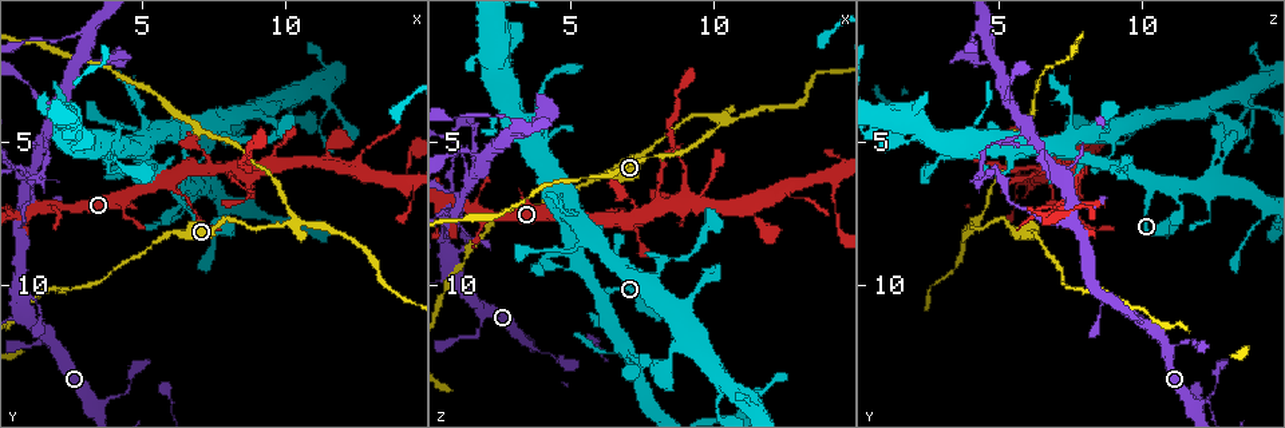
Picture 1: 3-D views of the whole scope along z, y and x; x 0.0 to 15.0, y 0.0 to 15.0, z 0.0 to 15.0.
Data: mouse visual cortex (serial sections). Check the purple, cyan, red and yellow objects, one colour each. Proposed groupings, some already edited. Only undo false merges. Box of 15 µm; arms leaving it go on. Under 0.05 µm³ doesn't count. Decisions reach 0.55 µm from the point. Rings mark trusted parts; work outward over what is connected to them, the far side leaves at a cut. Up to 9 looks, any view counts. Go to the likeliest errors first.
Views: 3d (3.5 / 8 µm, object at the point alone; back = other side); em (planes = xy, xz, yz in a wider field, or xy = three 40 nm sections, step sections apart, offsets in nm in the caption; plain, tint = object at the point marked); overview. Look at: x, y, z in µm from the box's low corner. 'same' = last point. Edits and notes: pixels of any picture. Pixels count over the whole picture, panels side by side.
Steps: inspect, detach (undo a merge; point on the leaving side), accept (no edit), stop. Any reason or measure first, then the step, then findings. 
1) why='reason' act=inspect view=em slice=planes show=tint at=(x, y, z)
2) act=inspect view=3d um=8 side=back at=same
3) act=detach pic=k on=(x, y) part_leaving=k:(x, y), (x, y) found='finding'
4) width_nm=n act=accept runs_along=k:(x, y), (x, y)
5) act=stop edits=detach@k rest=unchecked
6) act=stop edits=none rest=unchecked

act=inspect view=3d um=3.5 at=(10.4, 7.7, 4.2)

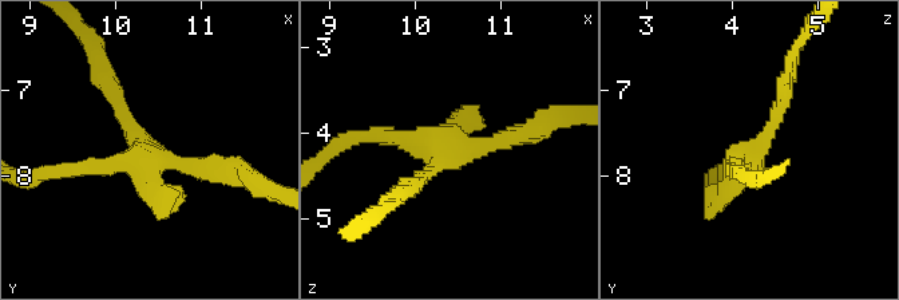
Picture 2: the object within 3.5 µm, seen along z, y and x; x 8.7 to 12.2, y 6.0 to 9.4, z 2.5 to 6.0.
why='need the tissue' act=inspect view=em slice=xy step=3 show=tint at=(10.30, 7.80, 4.15)

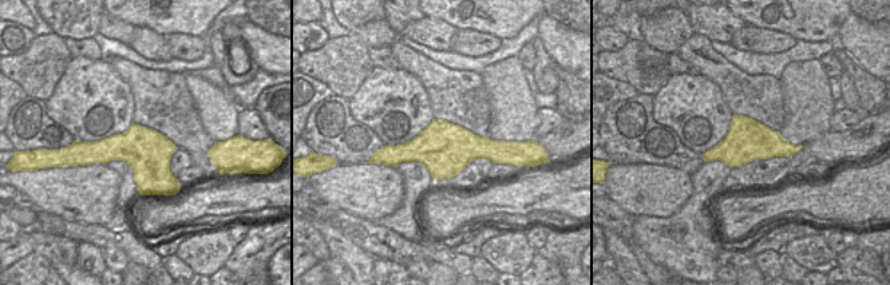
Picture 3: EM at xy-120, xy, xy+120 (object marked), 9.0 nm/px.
act=accept runs_along=2:(54, 170), (141, 158), (111, 85) found='all the same cell'

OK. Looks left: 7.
why='sudden change in width' act=inspect view=3d um=8 at=(8.1, 4.9, 9.4)

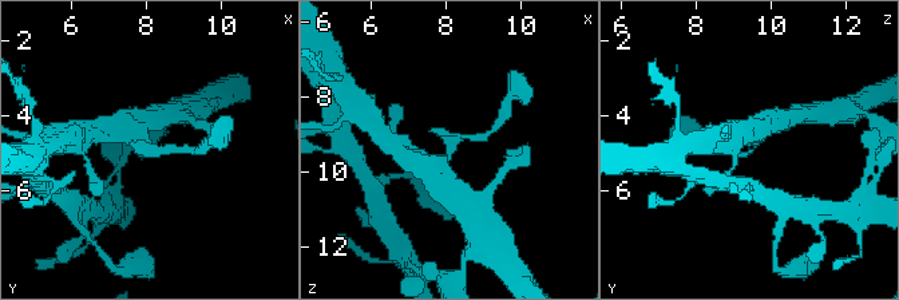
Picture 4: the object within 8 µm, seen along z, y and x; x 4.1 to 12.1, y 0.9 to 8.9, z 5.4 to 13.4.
act=inspect view=3d um=3.5 at=(8.2, 5.1, 9.3)

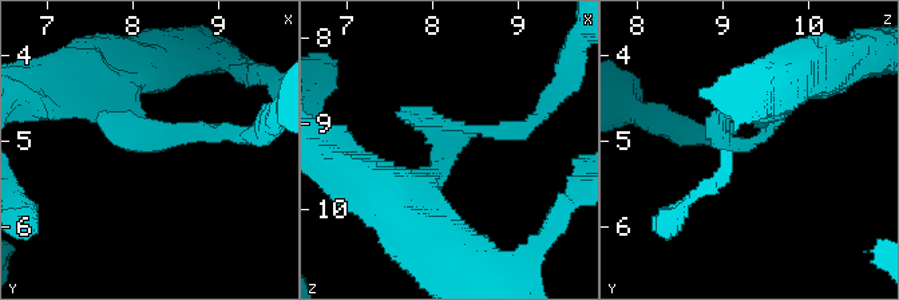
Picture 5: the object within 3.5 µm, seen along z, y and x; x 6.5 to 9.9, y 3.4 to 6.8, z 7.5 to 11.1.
why='now the EM' act=inspect view=em slice=xy step=3 show=tint at=(8.15, 5.05, 9.30)

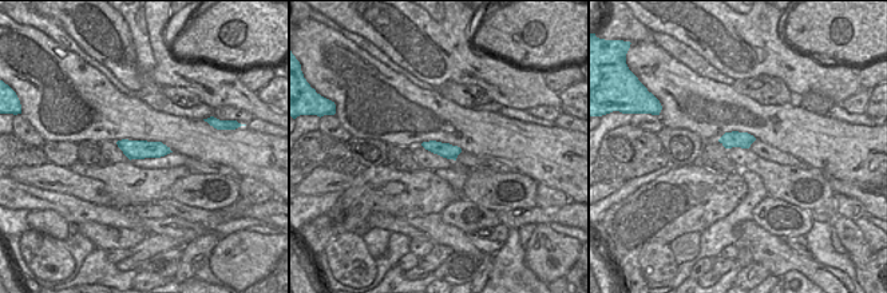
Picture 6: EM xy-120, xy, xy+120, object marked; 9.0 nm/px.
act=accept runs_along=5:(389, 204), (456, 133), (522, 129) found='one cell here'

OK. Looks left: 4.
act=inspect view=3d um=3.5 at=(1.8, 4.4, 5.9)

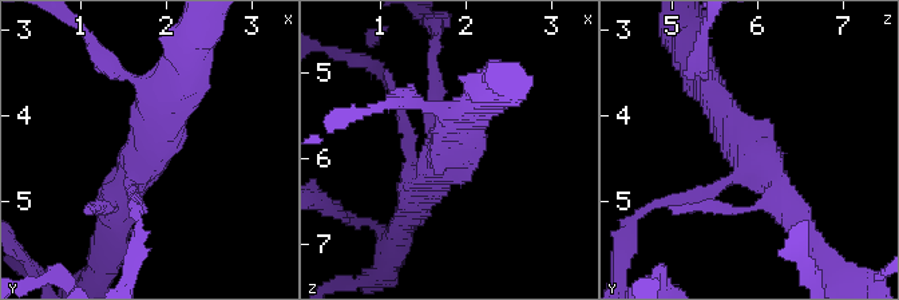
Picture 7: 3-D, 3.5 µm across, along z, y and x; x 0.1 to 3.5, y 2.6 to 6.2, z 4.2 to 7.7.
arms=3 arm_widths_nm=150,350,350 act=inspect view=em slice=planes show=tint at=(1.70, 4.50, 6.00)

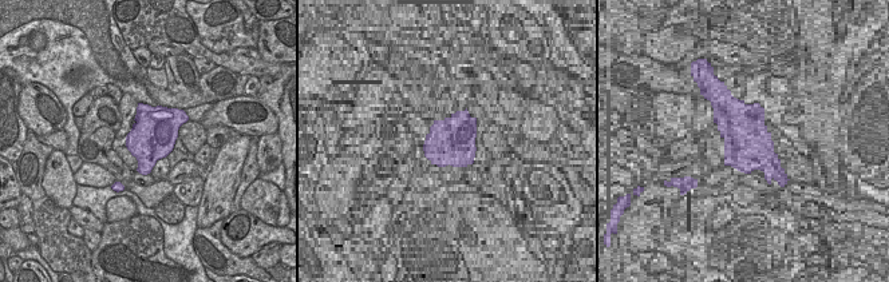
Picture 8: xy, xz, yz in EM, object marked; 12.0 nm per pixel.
width_nm=550 act=detach pic=7 on=(435, 83) part_leaving=7:(732, 177), (636, 218) found='a second cell is stuck on'

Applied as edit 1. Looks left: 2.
act=stop edits=detach@7 rest=unchecked

